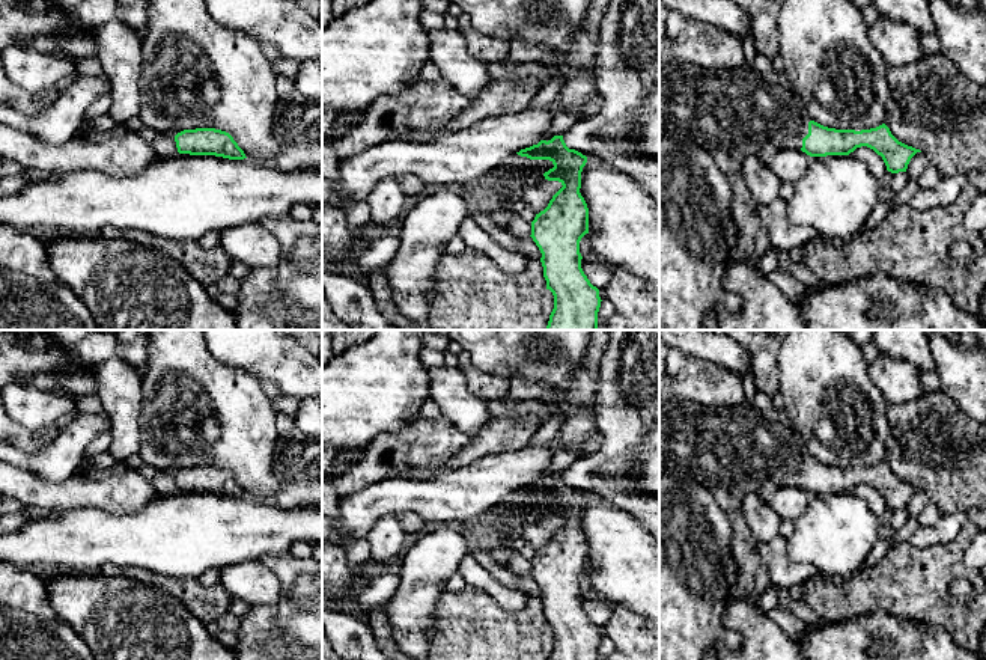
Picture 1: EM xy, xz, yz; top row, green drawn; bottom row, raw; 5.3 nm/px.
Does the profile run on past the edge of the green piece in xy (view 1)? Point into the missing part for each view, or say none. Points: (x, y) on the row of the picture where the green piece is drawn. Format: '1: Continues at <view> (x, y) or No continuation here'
1: No continuation here

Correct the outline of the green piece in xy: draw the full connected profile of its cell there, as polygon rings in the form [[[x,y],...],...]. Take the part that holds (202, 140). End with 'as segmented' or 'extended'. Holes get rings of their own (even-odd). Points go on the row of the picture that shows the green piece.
[[[215,128],[184,130],[175,136],[175,142],[179,154],[247,158],[229,133]]]; as segmented

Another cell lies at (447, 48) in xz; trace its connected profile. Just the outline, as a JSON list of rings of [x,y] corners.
[[[452,29],[426,30],[429,42],[429,62],[441,77],[467,98],[474,98],[492,78],[486,63],[467,51],[467,41],[461,32]]]

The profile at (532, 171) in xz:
[[[512,154],[503,164],[527,182],[545,181],[543,173],[554,167],[549,160],[530,160],[518,154]]]

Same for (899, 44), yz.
[[[879,15],[867,33],[888,66],[905,66],[926,54],[920,35],[903,23]]]

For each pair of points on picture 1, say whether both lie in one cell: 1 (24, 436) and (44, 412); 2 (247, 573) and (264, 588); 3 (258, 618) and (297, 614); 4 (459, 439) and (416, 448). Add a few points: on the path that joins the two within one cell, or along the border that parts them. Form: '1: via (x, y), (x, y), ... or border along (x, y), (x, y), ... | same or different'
1: border along (15, 421), (30, 430), (53, 425) | different
2: via (252, 577), (259, 585) | same
3: border along (274, 606), (276, 626), (298, 642) | different
4: via (449, 439), (438, 439), (426, 445) | same

